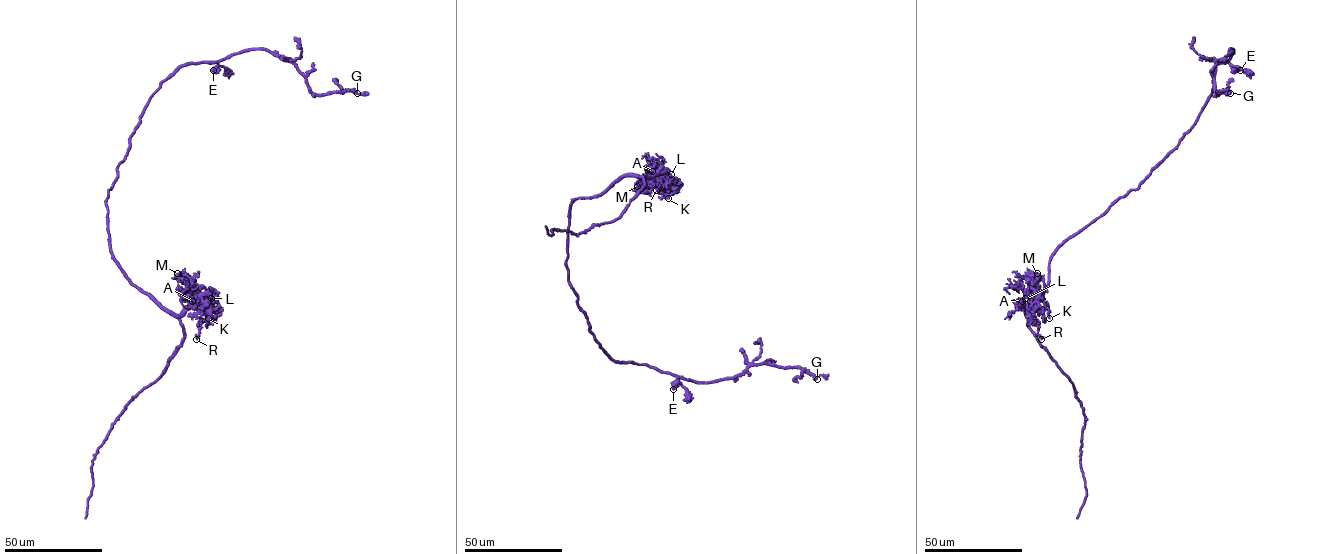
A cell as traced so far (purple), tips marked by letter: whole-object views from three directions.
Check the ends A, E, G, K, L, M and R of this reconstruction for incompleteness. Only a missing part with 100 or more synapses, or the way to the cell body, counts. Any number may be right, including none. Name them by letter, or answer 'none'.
none

